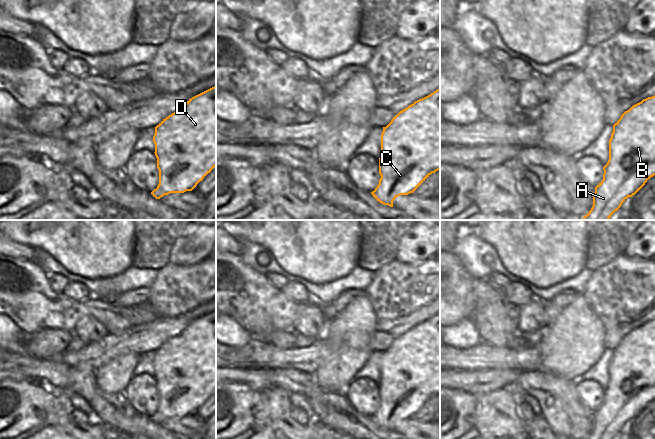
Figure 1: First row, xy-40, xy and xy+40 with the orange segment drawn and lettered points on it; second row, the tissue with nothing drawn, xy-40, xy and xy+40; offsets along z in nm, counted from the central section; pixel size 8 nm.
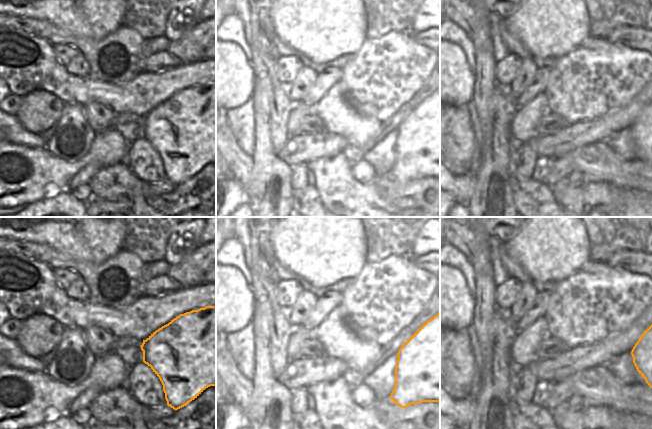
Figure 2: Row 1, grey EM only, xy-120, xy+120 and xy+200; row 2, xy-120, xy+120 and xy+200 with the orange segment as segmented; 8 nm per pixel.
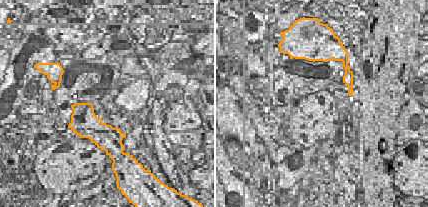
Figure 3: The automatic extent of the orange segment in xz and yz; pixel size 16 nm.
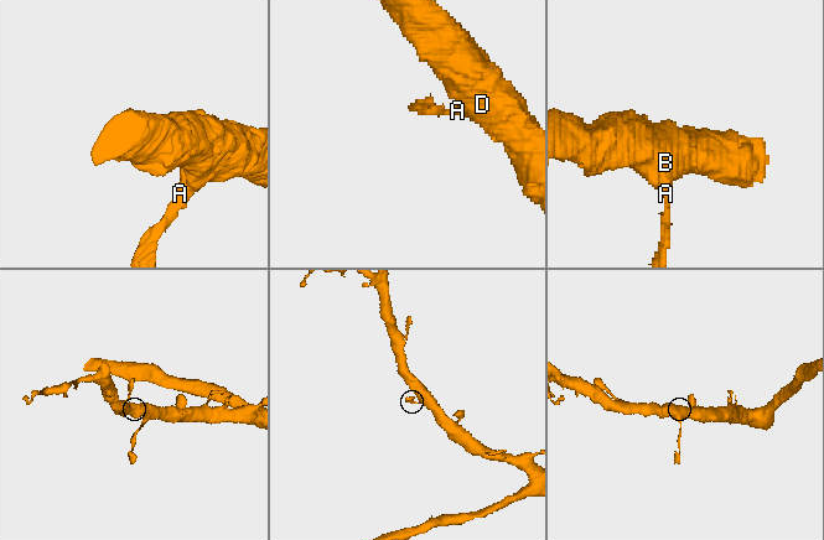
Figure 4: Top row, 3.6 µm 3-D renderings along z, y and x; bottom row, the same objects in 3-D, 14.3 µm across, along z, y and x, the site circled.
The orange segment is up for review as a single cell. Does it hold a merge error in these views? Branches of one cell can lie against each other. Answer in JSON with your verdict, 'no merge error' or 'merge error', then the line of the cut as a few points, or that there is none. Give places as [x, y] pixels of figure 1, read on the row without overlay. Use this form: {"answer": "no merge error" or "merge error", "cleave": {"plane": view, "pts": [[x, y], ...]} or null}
{"answer": "merge error", "cleave": {"plane": "xy", "pts": [[379, 382], [384, 382], [388, 386], [389, 423], [392, 427]]}}

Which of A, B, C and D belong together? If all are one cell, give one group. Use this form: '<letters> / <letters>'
A / B C D

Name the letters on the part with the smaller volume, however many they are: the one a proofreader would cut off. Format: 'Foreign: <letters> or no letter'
Foreign: A.

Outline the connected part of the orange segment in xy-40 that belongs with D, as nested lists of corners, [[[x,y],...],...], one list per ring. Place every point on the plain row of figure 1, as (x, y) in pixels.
[[[216,310],[192,321],[179,334],[163,343],[153,360],[155,380],[165,392],[165,419],[192,415],[216,390]]]

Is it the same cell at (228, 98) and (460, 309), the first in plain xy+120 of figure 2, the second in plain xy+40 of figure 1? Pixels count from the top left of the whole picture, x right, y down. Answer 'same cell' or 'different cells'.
same cell

